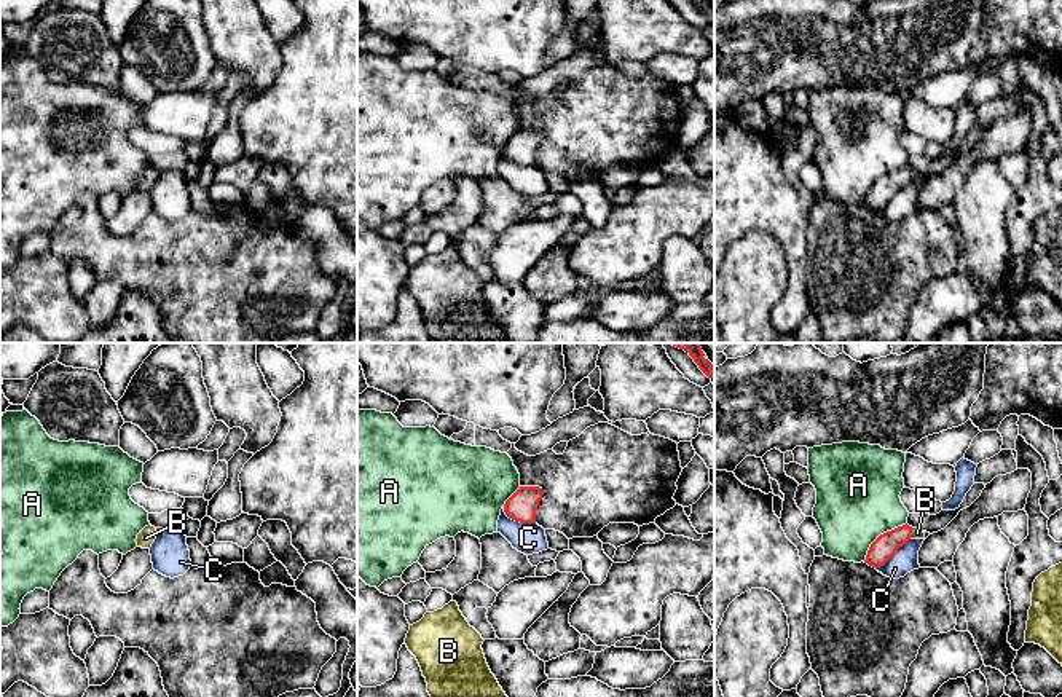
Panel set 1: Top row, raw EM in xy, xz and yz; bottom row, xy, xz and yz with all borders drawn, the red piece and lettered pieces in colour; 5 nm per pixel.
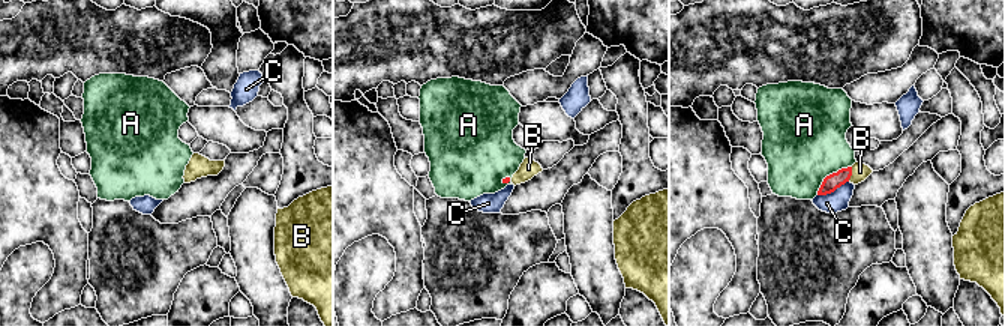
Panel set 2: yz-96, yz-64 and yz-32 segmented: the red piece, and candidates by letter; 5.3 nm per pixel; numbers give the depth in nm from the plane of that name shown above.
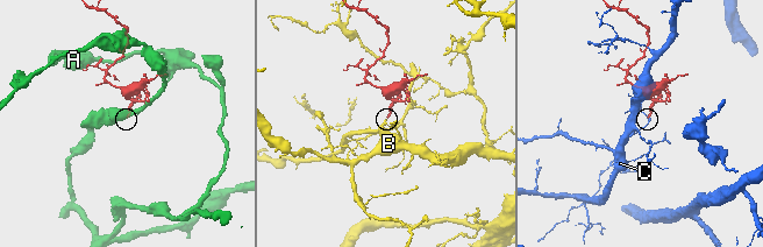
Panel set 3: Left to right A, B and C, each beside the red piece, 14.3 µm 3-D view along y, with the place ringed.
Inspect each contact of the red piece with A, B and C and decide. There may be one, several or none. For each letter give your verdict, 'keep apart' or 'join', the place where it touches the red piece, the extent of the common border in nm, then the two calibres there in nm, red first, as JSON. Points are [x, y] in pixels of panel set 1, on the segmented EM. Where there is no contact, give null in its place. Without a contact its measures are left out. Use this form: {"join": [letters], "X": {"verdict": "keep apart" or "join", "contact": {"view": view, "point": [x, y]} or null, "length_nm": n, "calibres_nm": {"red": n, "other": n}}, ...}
{"join": ["B"], "A": {"verdict": "keep apart", "contact": {"view": "yz", "point": [881, 535]}, "length_nm": 300, "calibres_nm": {"red": 120, "other": 420}}, "B": {"verdict": "join", "contact": {"view": "yz", "point": [911, 533]}, "length_nm": 60, "calibres_nm": {"red": 120, "other": 50}}, "C": {"verdict": "keep apart", "contact": {"view": "xz", "point": [517, 520]}, "length_nm": 190, "calibres_nm": {"red": 150, "other": 160}}}

